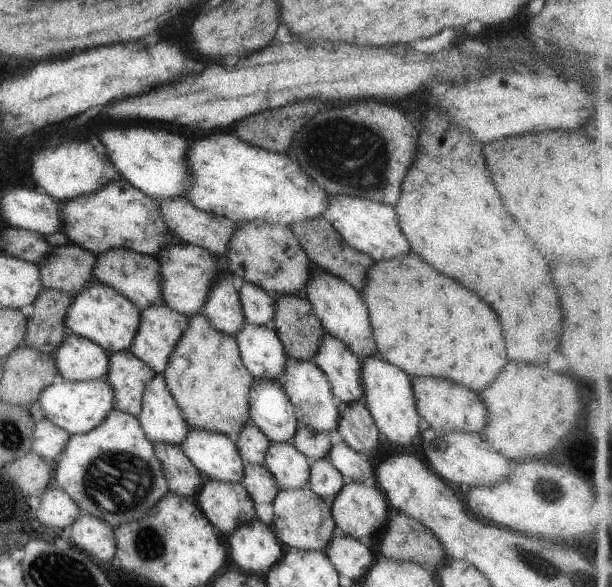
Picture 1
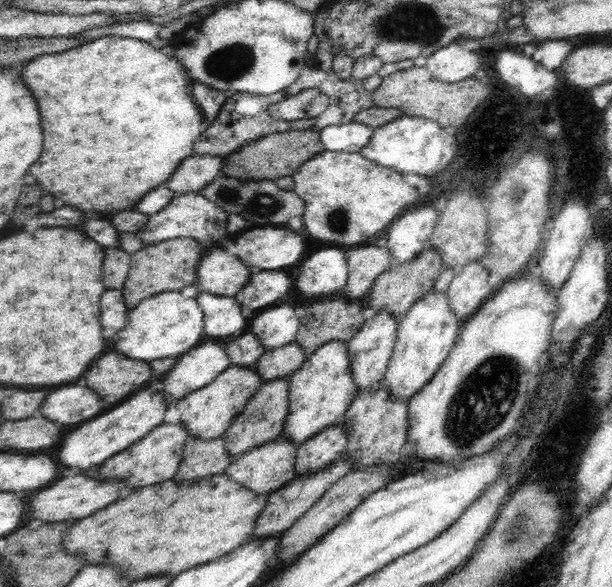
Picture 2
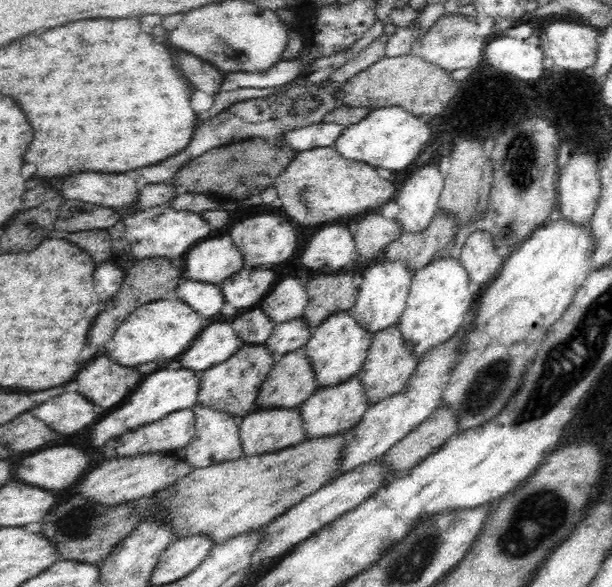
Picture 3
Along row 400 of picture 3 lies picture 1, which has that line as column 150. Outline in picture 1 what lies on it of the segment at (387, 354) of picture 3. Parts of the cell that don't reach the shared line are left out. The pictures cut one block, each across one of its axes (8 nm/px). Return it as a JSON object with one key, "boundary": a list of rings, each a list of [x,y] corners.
{"boundary":[[[129,350],[109,354],[104,380],[114,391],[114,409],[137,417],[142,408],[143,390],[156,373]]]}

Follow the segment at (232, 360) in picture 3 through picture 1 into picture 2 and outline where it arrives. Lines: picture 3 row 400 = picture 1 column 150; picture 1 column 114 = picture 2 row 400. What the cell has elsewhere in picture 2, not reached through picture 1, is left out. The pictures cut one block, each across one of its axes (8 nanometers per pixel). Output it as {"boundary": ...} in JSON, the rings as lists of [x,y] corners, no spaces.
{"boundary":[[[230,365],[213,382],[187,394],[180,399],[176,408],[180,411],[180,423],[186,427],[188,436],[202,440],[212,440],[222,437],[224,431],[234,422],[234,419],[244,410],[249,398],[262,386],[259,373],[253,367],[241,368]]]}

